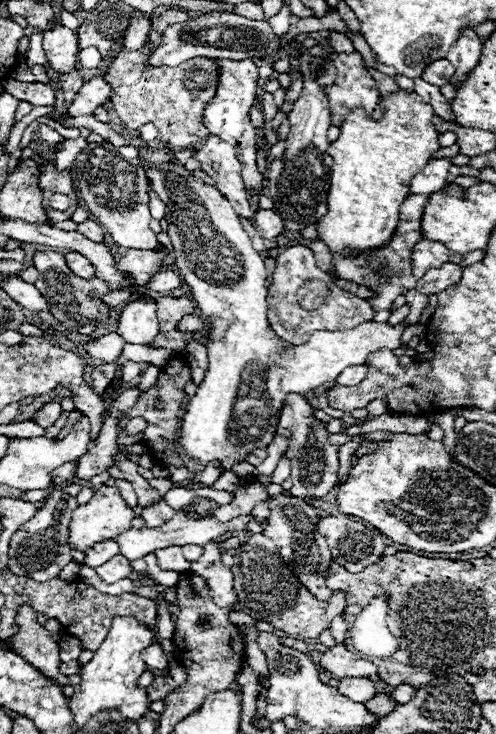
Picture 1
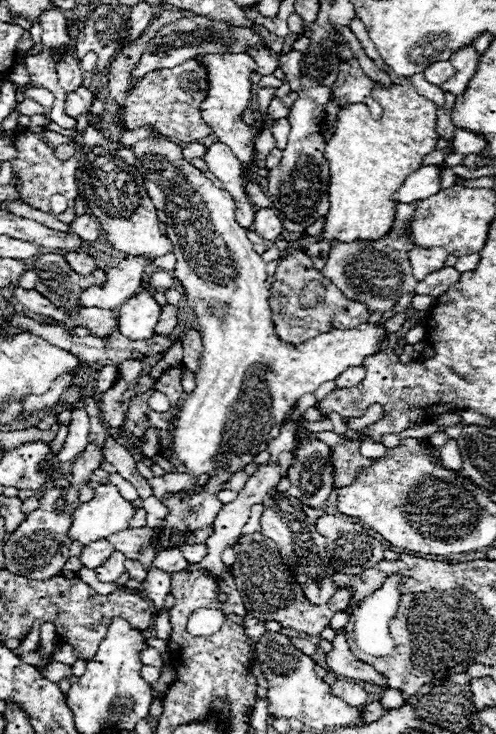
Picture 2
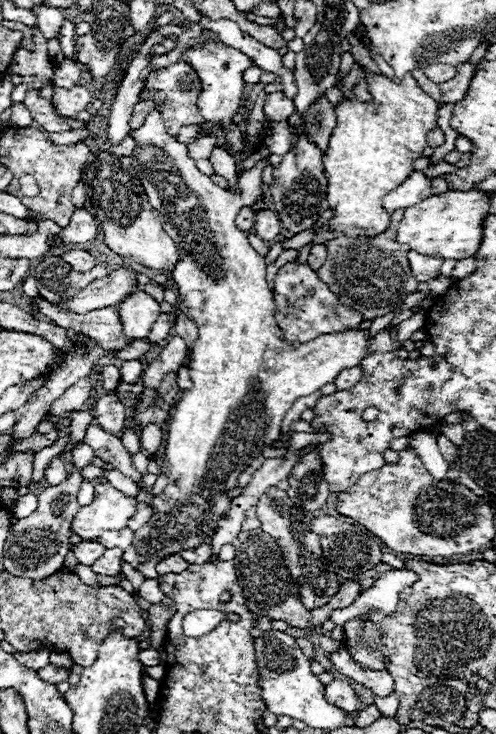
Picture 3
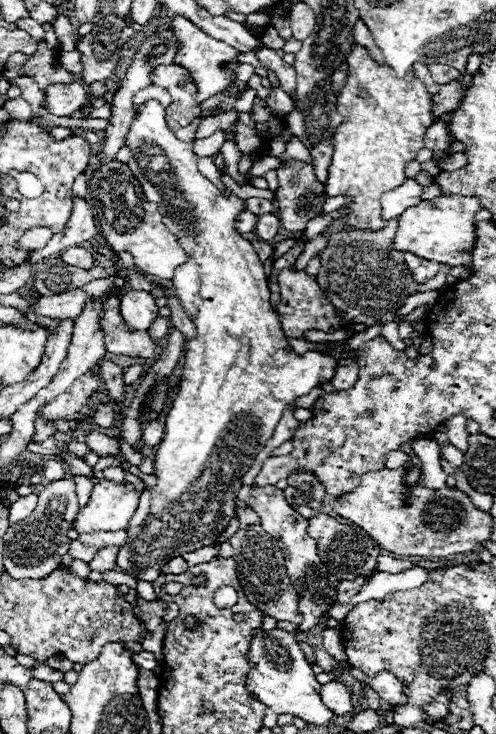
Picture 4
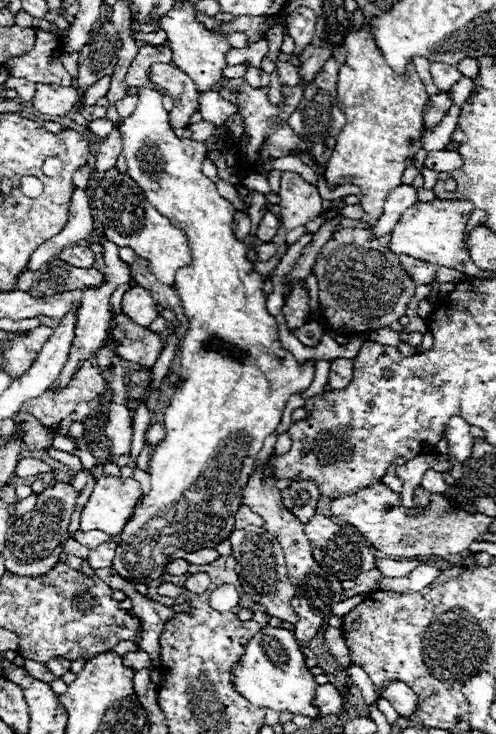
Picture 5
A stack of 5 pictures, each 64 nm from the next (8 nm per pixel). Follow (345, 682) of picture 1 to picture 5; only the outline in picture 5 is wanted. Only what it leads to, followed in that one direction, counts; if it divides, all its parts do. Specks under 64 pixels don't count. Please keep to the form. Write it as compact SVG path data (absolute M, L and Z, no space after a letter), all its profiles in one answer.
M334 684L318 686L316 704L324 714L340 714L344 710L344 698L340 696L340 692Z

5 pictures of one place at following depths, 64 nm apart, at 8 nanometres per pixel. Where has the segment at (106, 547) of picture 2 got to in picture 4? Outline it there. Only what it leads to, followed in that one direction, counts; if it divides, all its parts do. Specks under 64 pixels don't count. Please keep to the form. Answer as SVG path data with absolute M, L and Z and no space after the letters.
M72 540L72 542L70 542L70 550L68 550L68 554L70 554L72 558L76 558L76 560L82 560L82 562L90 564L92 558L98 554L98 548L94 548L94 546L86 546L86 544L78 542L78 540Z

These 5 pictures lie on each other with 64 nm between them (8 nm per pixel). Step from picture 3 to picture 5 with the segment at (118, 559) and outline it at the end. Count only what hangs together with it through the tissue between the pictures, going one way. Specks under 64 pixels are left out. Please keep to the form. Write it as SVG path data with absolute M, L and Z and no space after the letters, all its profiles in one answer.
M106 542L94 550L90 550L88 556L88 564L92 570L100 570L100 568L110 568L112 566L112 558L116 554L116 542Z

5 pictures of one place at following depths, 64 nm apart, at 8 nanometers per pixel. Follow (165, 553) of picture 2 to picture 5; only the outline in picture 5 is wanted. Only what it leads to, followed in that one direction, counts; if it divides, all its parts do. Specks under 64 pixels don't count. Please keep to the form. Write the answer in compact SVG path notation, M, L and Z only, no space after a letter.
M178 558L178 560L174 560L174 562L170 562L166 568L164 568L164 574L172 574L172 576L182 576L182 574L186 574L188 572L188 562L186 560L182 560L182 558Z

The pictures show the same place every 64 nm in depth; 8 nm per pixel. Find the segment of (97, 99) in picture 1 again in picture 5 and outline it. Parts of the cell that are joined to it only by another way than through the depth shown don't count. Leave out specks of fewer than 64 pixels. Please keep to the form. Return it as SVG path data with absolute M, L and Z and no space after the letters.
M38 84L34 96L34 110L48 116L66 116L78 102L82 94L76 86L58 84Z

